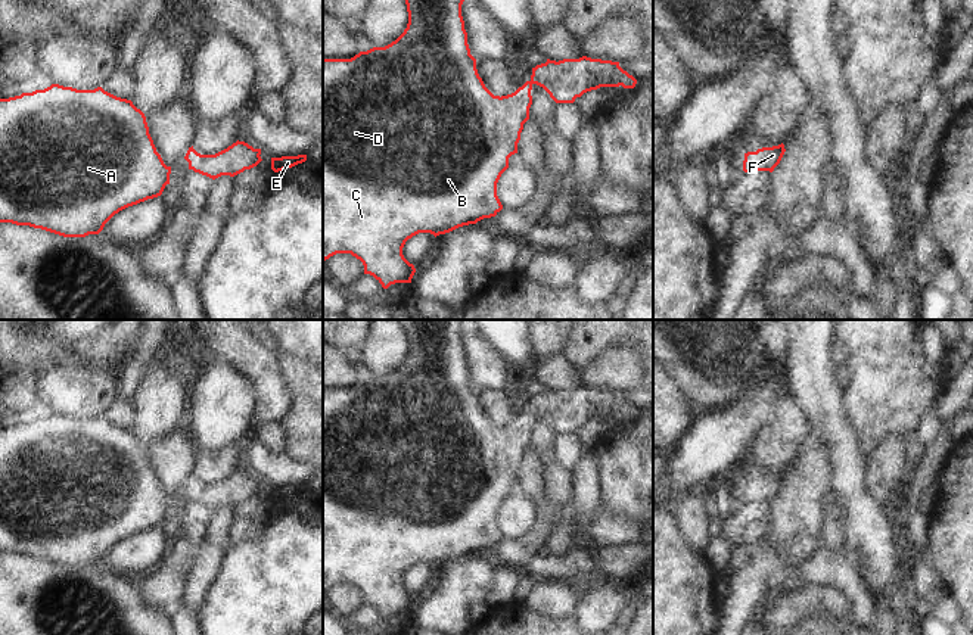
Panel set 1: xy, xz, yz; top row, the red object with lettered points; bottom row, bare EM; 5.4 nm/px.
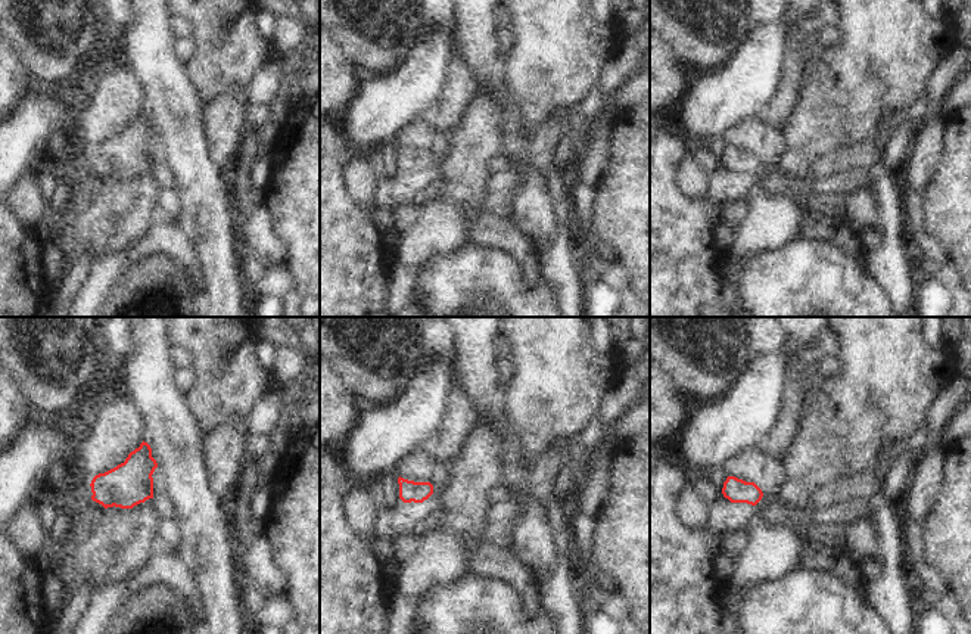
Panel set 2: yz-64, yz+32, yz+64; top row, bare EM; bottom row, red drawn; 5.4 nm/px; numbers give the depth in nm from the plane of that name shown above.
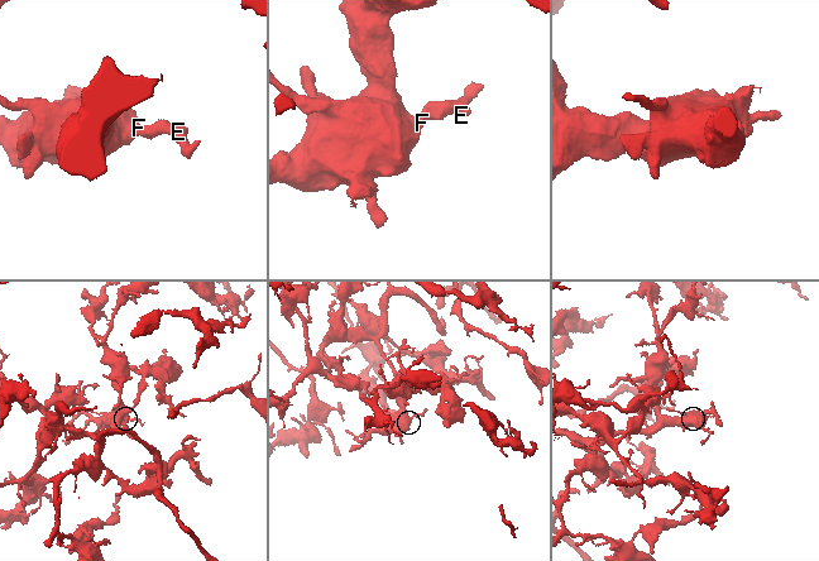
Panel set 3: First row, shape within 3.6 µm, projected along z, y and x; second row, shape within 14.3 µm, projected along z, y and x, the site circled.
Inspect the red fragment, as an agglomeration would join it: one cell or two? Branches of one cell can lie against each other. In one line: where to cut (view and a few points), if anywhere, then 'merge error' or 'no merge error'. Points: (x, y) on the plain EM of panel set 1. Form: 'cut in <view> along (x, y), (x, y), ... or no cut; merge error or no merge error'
no cut; no merge error

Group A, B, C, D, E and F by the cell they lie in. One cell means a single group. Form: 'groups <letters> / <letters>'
groups A B C D E F

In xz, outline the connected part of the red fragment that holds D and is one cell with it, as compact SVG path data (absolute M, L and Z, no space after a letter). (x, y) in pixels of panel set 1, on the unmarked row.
M400 320L402 324L408 354L404 362L385 377L373 377L360 382L351 389L324 389L323 387L323 592L336 583L351 583L364 595L364 604L373 606L383 619L395 613L411 613L416 603L404 585L402 578L408 569L419 563L430 563L435 567L450 563L458 557L476 554L484 548L495 547L503 535L497 526L497 513L501 504L509 498L509 488L517 483L517 473L523 454L529 449L532 435L531 420L537 414L543 417L556 433L573 433L584 423L600 417L634 418L637 410L619 396L619 392L591 389L550 390L532 398L531 410L507 426L494 426L484 414L476 399L476 389L470 385L467 362L461 346L461 334L467 327L467 320Z

